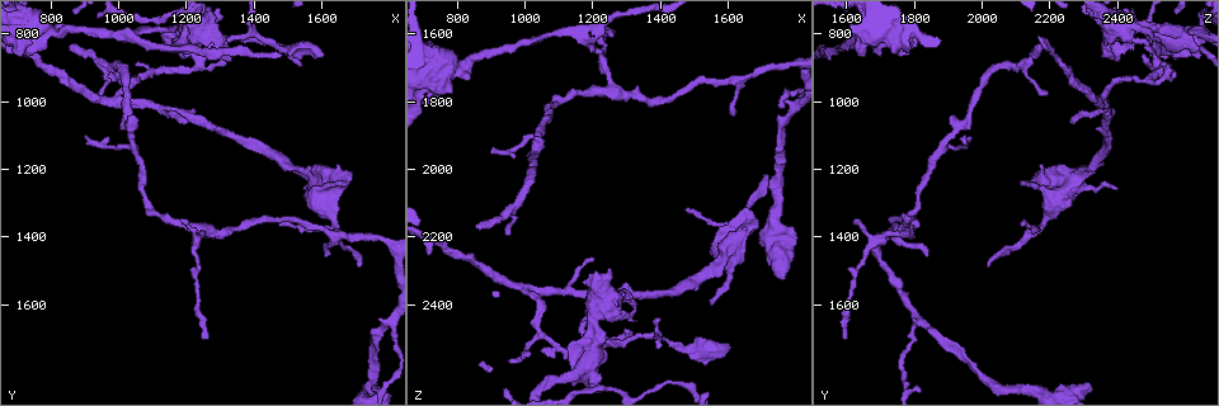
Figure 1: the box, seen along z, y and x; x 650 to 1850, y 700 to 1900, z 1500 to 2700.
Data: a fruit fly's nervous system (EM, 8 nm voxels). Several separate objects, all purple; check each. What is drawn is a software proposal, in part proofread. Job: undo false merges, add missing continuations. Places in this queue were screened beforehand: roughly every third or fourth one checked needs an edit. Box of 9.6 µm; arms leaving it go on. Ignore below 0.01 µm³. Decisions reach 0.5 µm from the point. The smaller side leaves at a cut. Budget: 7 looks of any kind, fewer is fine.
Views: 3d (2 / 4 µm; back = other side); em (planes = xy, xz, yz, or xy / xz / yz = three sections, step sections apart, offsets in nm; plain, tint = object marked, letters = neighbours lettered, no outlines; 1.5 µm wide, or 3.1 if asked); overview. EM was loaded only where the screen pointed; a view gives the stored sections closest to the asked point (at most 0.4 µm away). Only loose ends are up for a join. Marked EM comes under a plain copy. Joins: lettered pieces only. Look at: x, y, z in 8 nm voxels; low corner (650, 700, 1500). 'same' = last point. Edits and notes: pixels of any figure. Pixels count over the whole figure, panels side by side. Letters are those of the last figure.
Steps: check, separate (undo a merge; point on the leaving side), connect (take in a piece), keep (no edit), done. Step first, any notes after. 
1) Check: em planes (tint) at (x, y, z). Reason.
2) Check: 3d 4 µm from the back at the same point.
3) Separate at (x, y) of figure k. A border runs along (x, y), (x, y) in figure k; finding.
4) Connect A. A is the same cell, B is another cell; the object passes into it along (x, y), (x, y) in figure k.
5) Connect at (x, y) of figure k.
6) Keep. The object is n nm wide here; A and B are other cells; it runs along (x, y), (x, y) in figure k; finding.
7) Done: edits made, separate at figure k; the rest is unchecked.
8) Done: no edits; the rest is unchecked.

Check: 3d 4 µm at (1060, 940, 2490). Branch point.

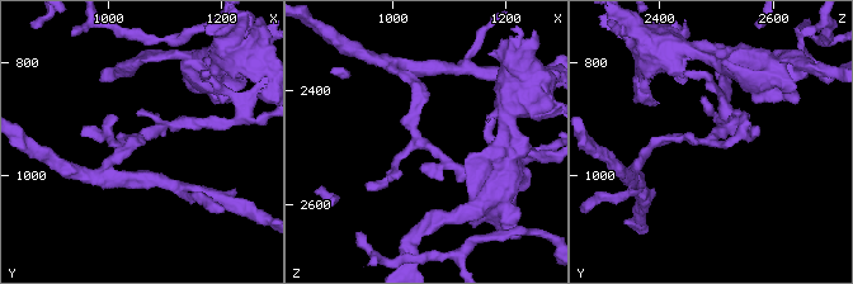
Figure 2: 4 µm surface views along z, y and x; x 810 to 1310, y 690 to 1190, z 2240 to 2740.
Check: em xz step 8 (letters) at (1060, 935, 2495). Shape alone is not enough.

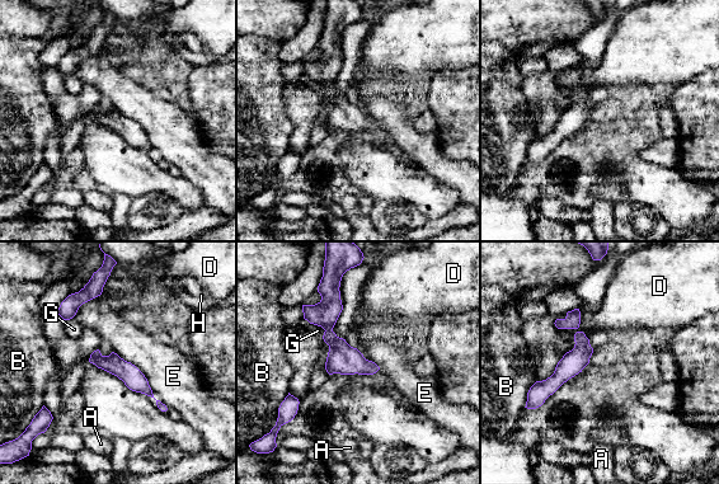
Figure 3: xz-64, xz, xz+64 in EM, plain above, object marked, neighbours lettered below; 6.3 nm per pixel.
Keep. The object is 120 nm wide here; A, B, D, E, G and H are other cells; a border runs along (113, 351), (168, 408) in figure 3; one neuron here.

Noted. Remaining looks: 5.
Check: 3d 4 µm from the back at (1540, 870, 2580).

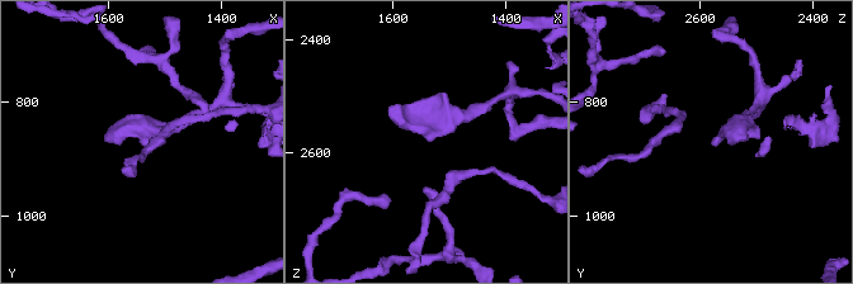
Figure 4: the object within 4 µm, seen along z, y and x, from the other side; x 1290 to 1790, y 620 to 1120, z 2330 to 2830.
Check: em 3.1 µm xz step 8 (tint) at (1530, 880, 2575). Now the EM.

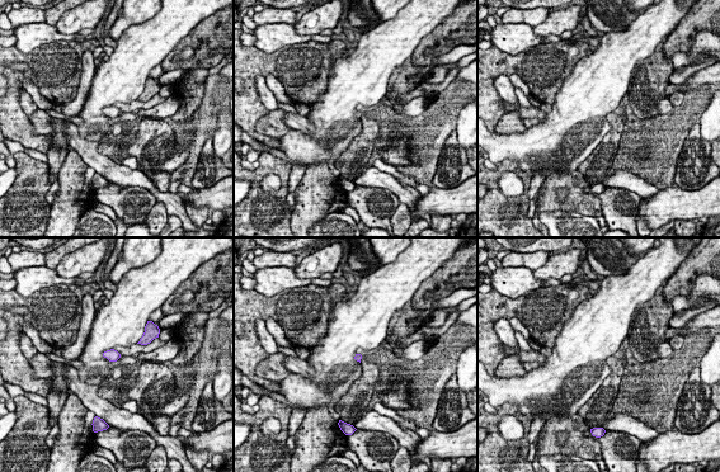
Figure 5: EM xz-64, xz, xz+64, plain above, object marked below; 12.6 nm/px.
Check: em 3.1 µm planes (letters) at the same point. Cut it another way.

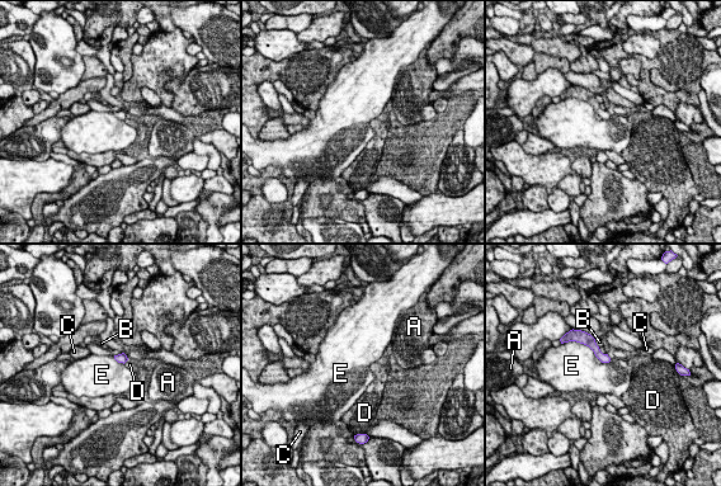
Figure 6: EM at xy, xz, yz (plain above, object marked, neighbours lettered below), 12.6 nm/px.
Keep. A, B, C, D and E are other cells; no lettered piece goes on from it.

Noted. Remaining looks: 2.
Check: em planes (letters) at (1590, 1190, 2210). Branch stops here.

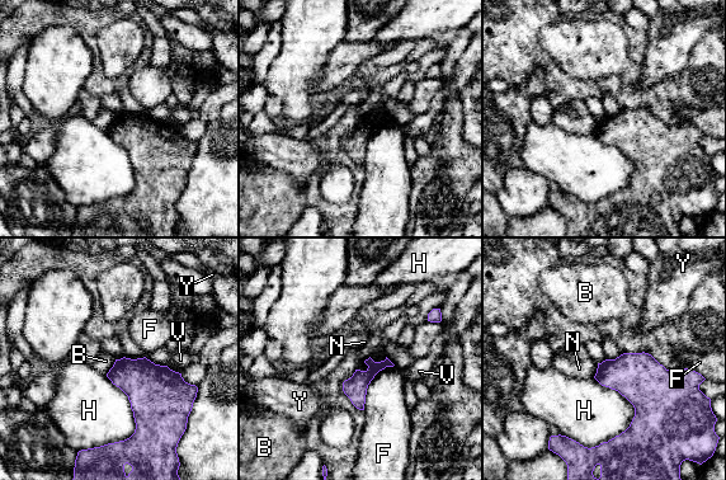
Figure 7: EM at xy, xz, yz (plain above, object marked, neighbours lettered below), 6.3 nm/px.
Keep. B, F, H, N, V and Y are other cells; no lettered piece goes on from it.

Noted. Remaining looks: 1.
Done: no edits; the rest is unchecked.

